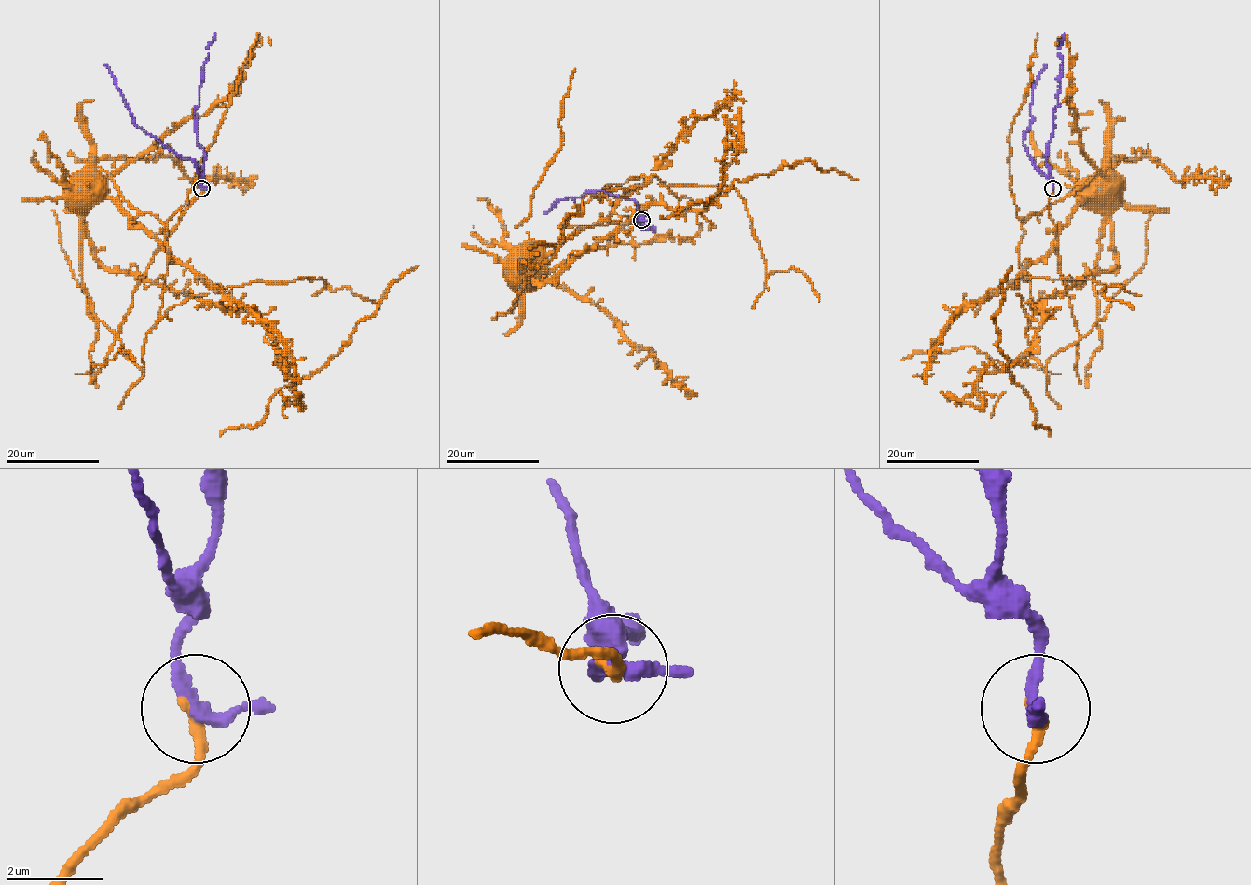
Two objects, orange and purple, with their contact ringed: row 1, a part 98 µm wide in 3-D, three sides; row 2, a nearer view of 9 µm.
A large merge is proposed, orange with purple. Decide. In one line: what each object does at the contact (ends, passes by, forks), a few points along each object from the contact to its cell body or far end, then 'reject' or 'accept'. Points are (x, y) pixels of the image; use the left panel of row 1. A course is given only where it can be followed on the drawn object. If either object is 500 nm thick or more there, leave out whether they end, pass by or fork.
orange ends | purple passes by | orange via (202, 189), (155, 253), (116, 337), (98, 319), (82, 283), (86, 185) | purple via (202, 189), (200, 178), (190, 158), (179, 156), (135, 123), (112, 73), (105, 64) | accept

